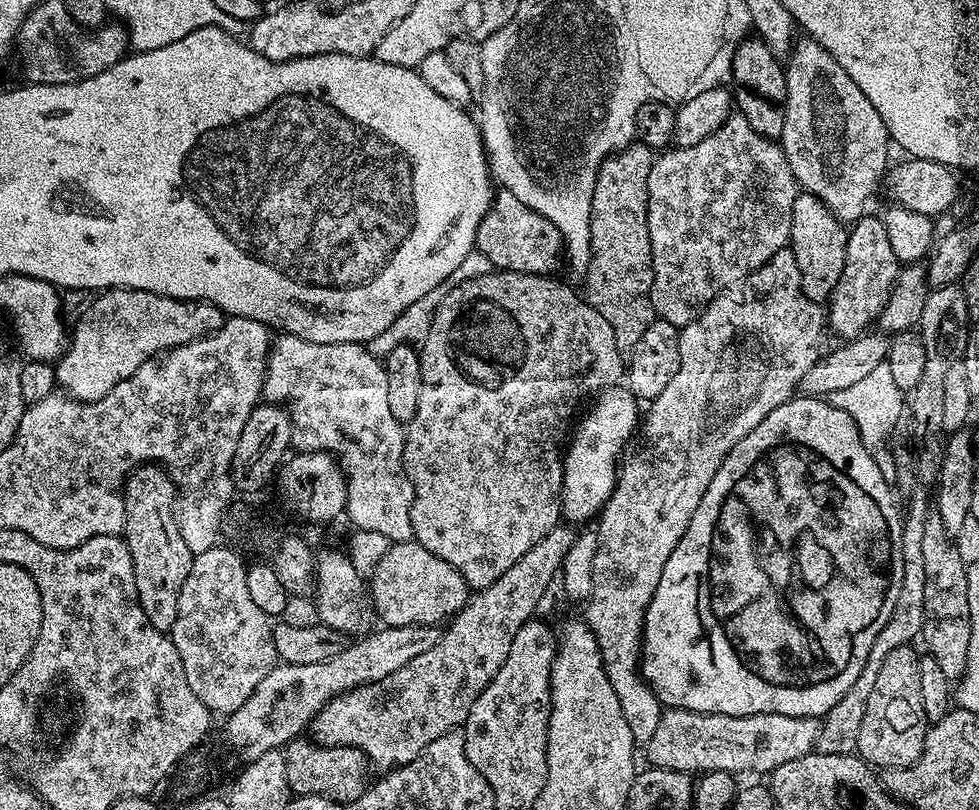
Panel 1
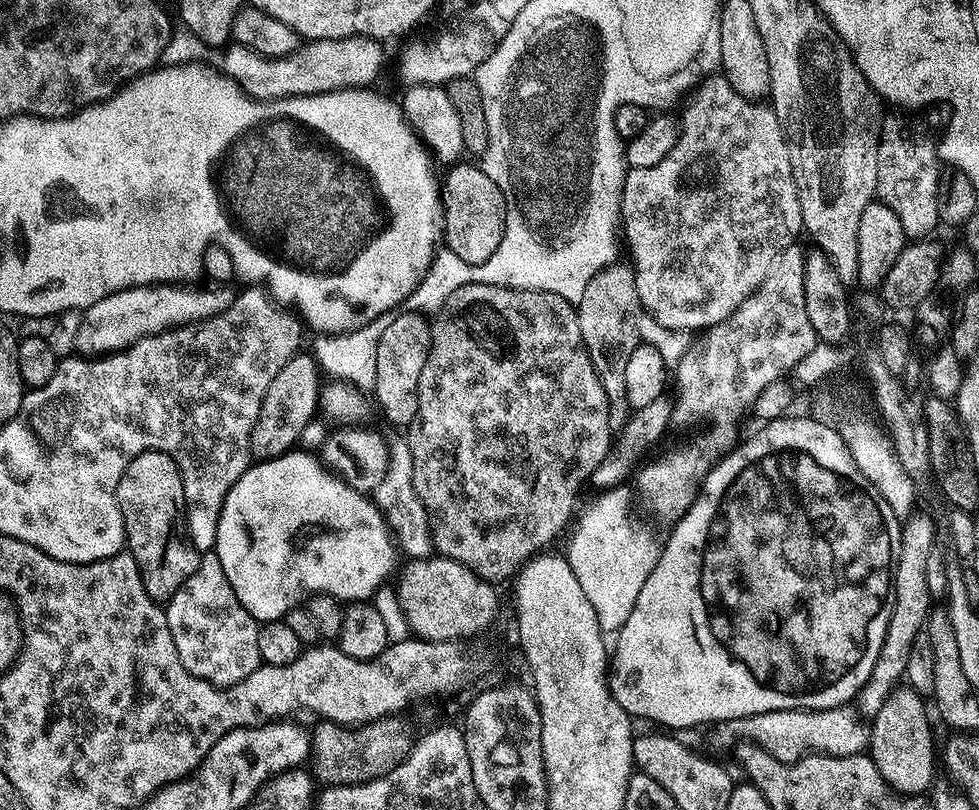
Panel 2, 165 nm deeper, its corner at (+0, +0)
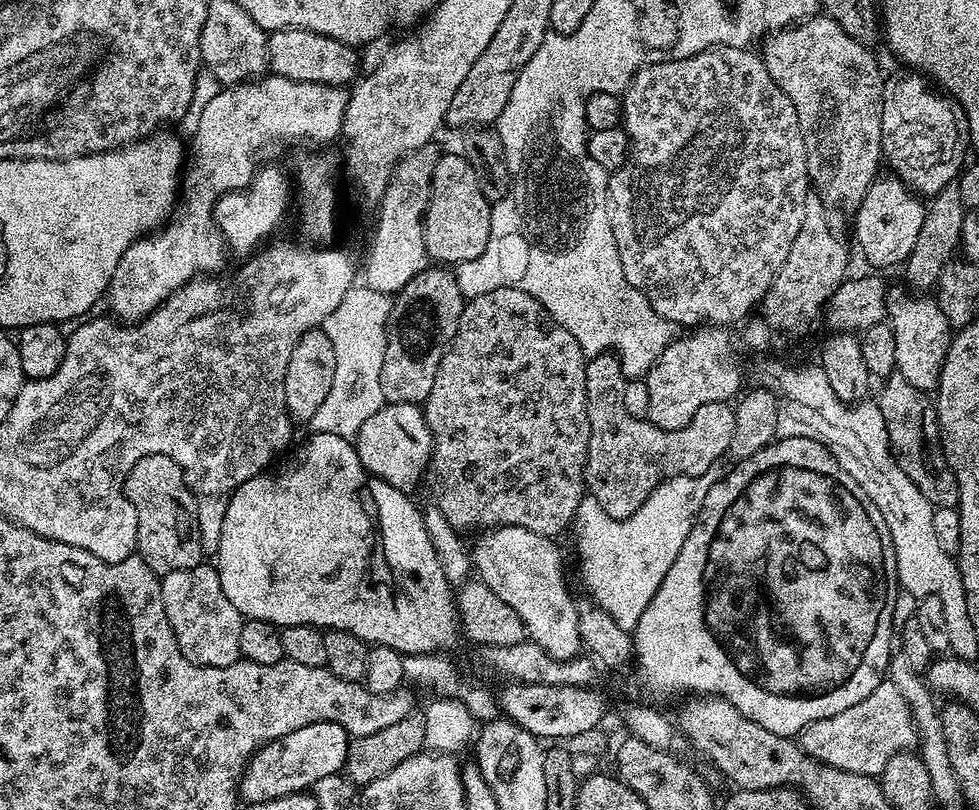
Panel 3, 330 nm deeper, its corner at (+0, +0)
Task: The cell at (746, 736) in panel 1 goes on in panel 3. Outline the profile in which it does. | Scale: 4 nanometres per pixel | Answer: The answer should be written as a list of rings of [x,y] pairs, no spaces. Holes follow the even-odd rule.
[[[885,678],[878,686],[874,686],[874,690],[870,690],[866,698],[862,698],[862,702],[858,702],[858,706],[850,706],[850,710],[842,710],[842,714],[810,722],[810,726],[798,734],[798,743],[807,756],[818,762],[846,770],[850,774],[878,778],[894,754],[915,749],[918,741],[906,698],[902,698],[892,681]]]

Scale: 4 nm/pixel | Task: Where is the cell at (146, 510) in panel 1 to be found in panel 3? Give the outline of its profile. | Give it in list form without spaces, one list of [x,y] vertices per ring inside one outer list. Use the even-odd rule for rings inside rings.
[[[150,454],[134,462],[124,483],[124,493],[138,518],[138,555],[150,570],[162,578],[168,572],[186,570],[201,563],[200,525],[196,518],[198,500],[188,488],[178,462],[166,454]]]

